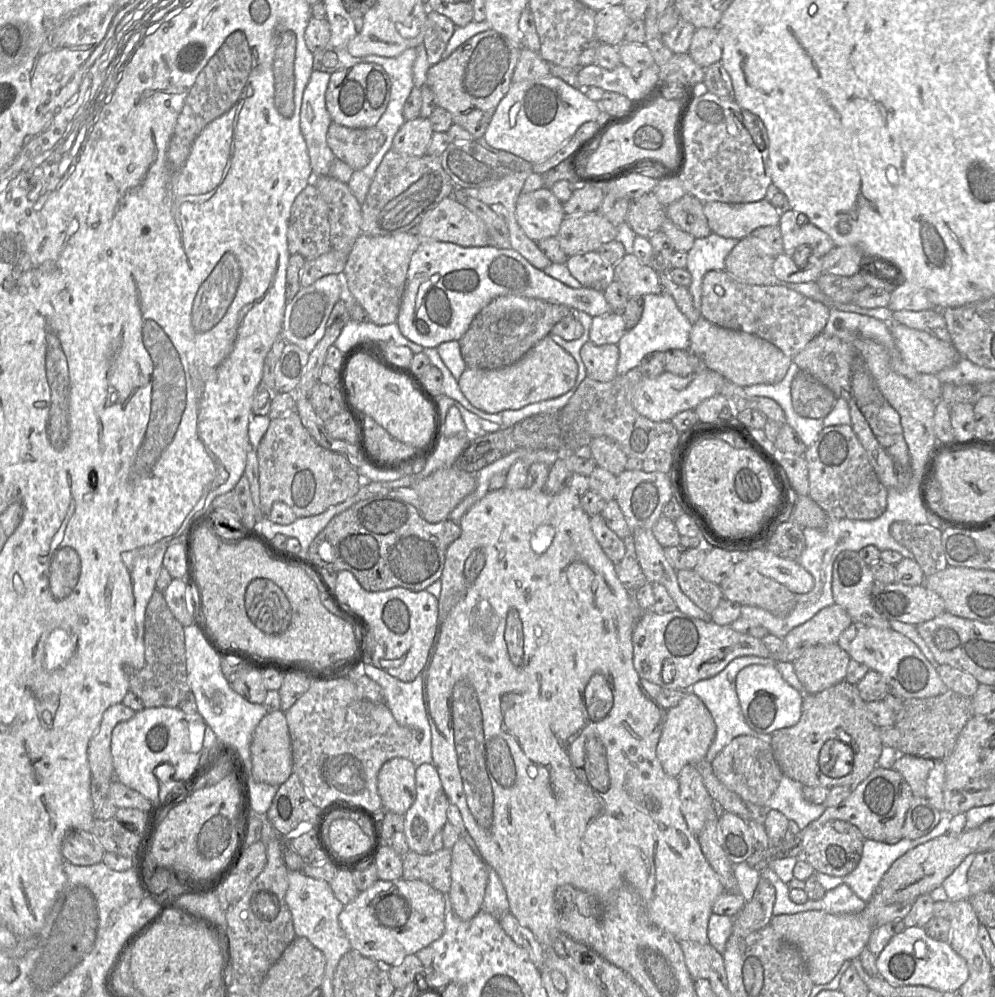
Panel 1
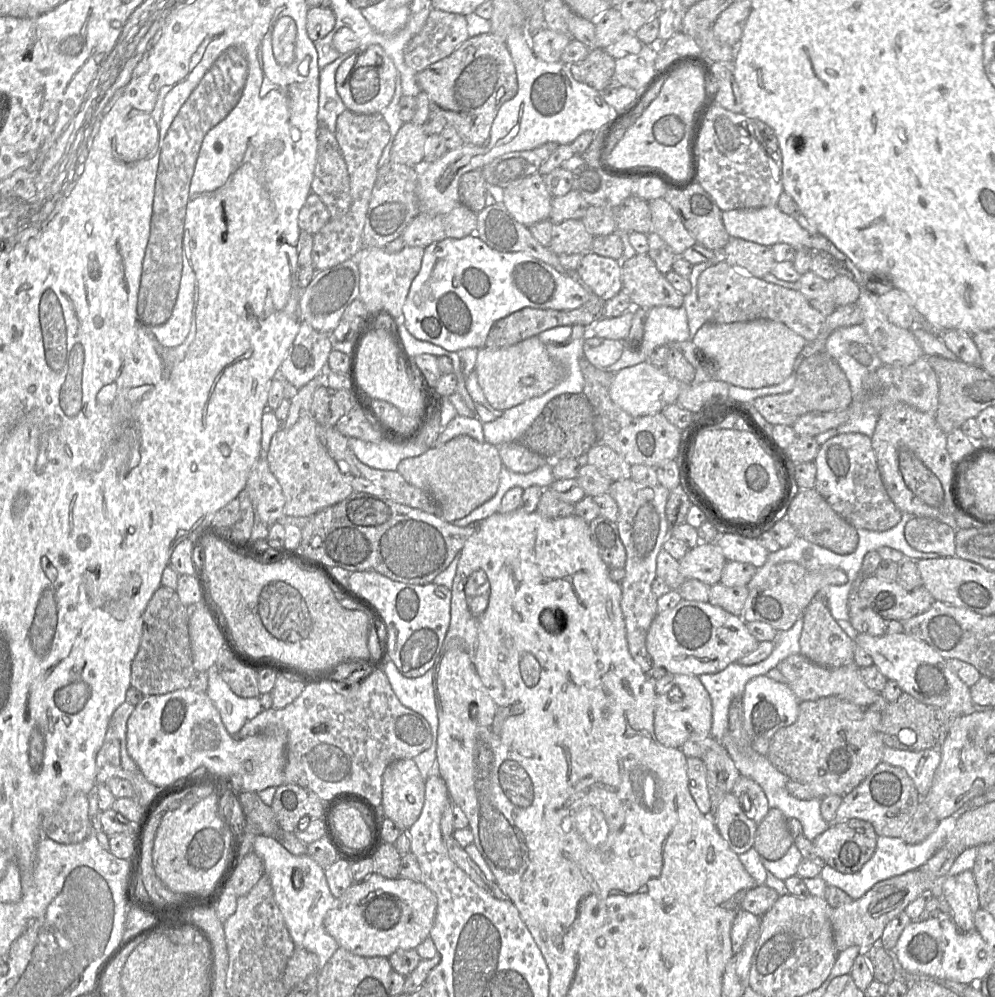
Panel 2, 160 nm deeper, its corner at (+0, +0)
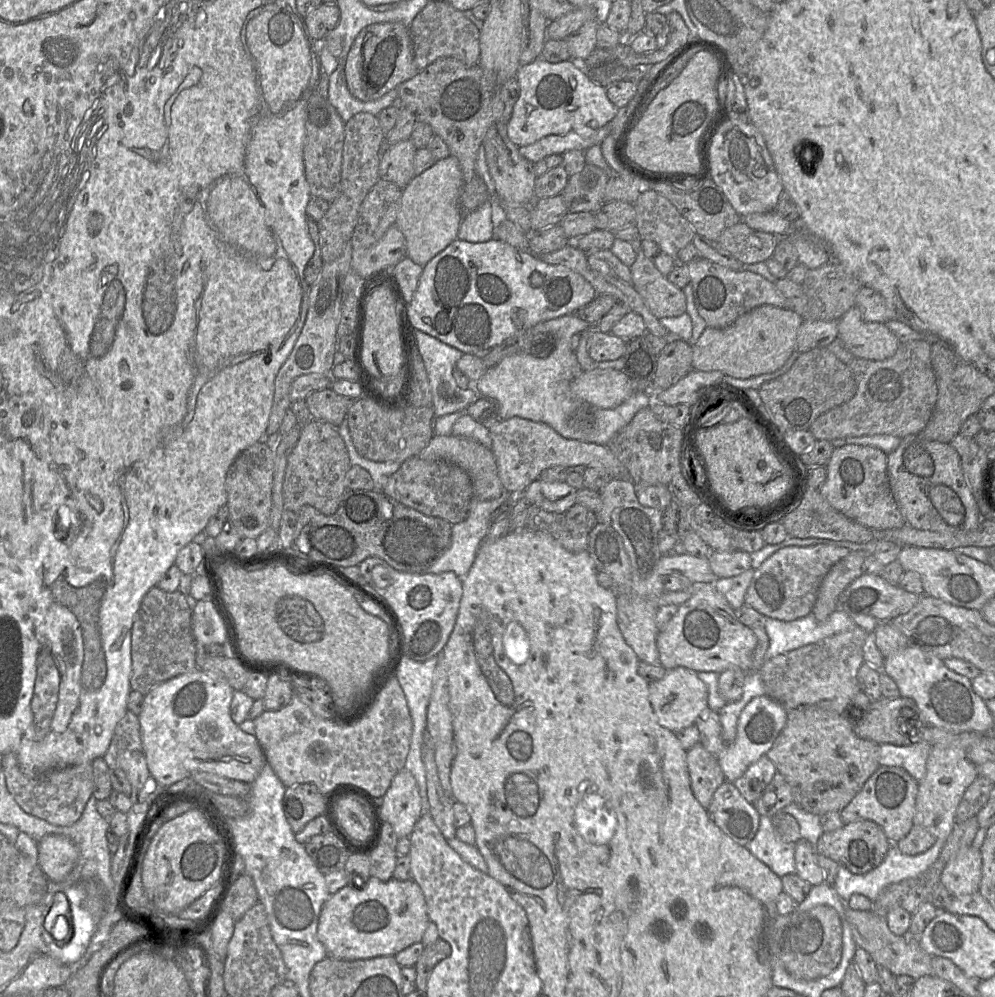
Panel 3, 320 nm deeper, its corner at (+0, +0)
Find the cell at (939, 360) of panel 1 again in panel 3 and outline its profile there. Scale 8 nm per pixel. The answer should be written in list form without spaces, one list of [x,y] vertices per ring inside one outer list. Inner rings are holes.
[[[856,306],[849,309],[837,324],[837,338],[854,358],[882,361],[892,357],[900,345],[885,324],[866,322]]]

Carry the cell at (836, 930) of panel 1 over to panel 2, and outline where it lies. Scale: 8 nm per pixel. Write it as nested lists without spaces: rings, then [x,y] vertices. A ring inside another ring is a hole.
[[[919,869],[908,871],[876,883],[861,898],[831,910],[831,924],[837,950],[841,952],[850,946],[858,946],[864,950],[878,944],[886,925],[920,894],[940,882]]]

